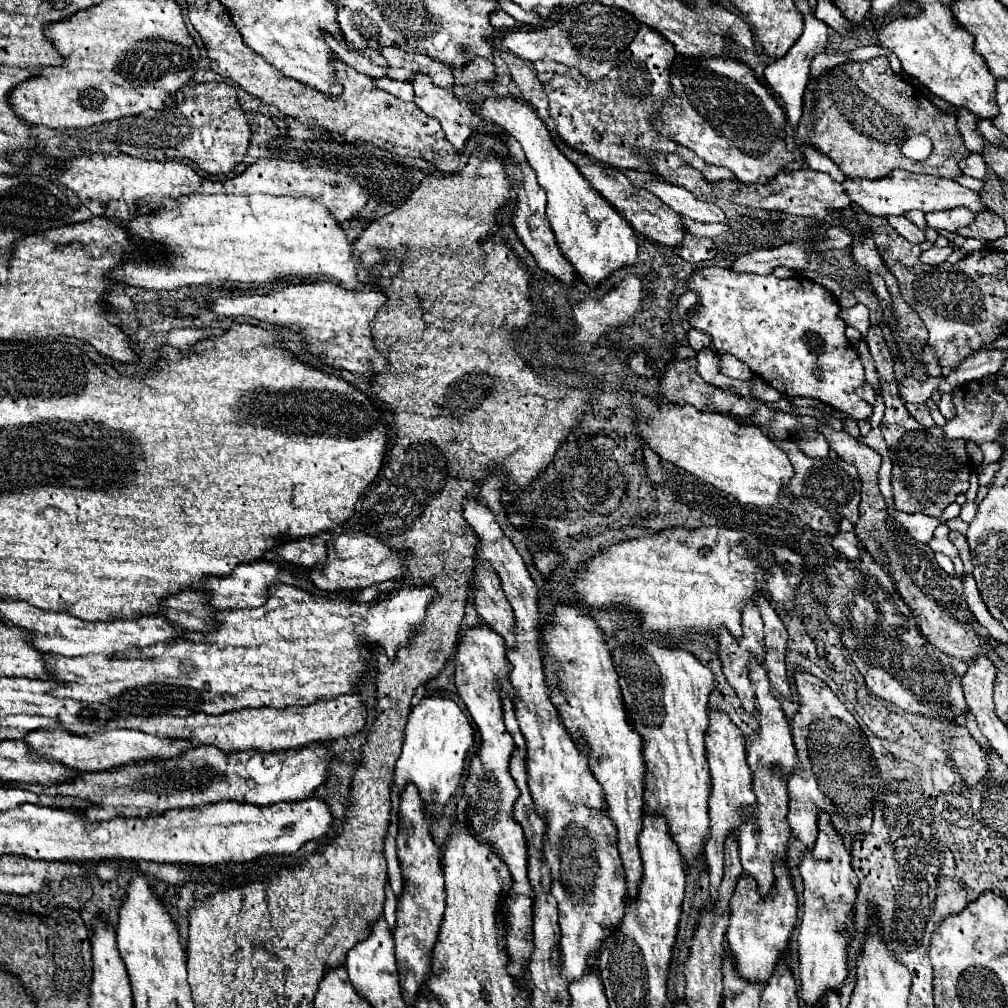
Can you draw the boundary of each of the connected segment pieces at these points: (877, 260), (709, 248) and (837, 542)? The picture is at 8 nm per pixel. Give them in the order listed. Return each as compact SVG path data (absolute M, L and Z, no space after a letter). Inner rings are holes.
M862 236L855 239L852 243L852 256L854 256L854 260L856 260L862 268L866 268L866 270L870 270L870 272L878 272L878 274L886 280L888 286L898 286L894 274L886 268L884 260L878 256L878 250L876 250L874 241L871 238Z
M686 232L684 242L680 246L676 246L676 252L686 262L696 262L696 264L712 260L716 256L716 248L710 238L698 238L690 232Z
M840 520L840 532L838 536L832 540L834 548L840 550L848 560L858 562L858 536L856 536L856 526L850 520Z

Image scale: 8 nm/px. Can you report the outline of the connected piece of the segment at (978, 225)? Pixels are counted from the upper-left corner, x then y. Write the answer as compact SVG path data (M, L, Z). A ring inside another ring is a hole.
M986 212L986 214L978 214L974 224L960 228L958 234L964 236L964 238L978 238L978 240L984 240L984 242L992 242L996 238L1006 236L1006 226L1004 226L1004 220L998 214Z

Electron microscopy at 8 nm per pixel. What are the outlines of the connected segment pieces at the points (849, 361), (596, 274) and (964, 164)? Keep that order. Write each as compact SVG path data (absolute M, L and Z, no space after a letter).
M720 266L698 270L690 278L688 288L700 294L700 304L704 306L700 314L688 320L692 328L712 338L712 350L716 354L736 356L740 362L750 366L756 376L760 376L766 384L774 386L784 396L810 396L854 416L856 420L872 416L872 406L858 396L858 390L866 384L864 366L856 354L856 348L844 336L846 322L840 318L840 304L826 288L810 282L806 276L780 280L772 274L736 274Z
M492 96L486 98L478 106L484 120L498 124L506 134L514 136L524 154L528 164L534 168L538 176L538 184L546 190L548 206L546 216L556 234L558 246L562 248L564 256L574 264L578 274L588 286L600 284L608 278L614 270L622 266L636 264L636 234L632 226L608 204L580 174L580 170L558 150L554 144L546 124L538 116L536 108L522 96Z
M970 154L968 158L964 158L962 162L960 162L960 168L962 168L962 172L966 174L966 176L972 176L972 178L984 178L984 174L986 174L986 164L984 164L984 160L982 160L982 156L980 154Z

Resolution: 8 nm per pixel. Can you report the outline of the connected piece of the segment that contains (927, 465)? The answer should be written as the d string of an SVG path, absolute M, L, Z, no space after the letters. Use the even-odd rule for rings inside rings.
M870 326L868 330L868 348L874 358L874 366L880 374L880 380L886 382L882 384L882 394L884 394L884 404L886 404L886 414L880 424L880 430L884 434L884 440L890 448L890 458L892 458L892 492L894 492L894 504L896 510L914 514L914 512L924 512L928 516L940 518L944 508L954 502L958 492L968 490L968 476L972 472L968 464L968 454L966 454L966 442L964 440L946 440L946 438L936 438L930 434L930 430L922 428L906 410L900 392L898 392L898 382L894 378L894 360L890 356L890 348L884 340L882 328L880 326Z

